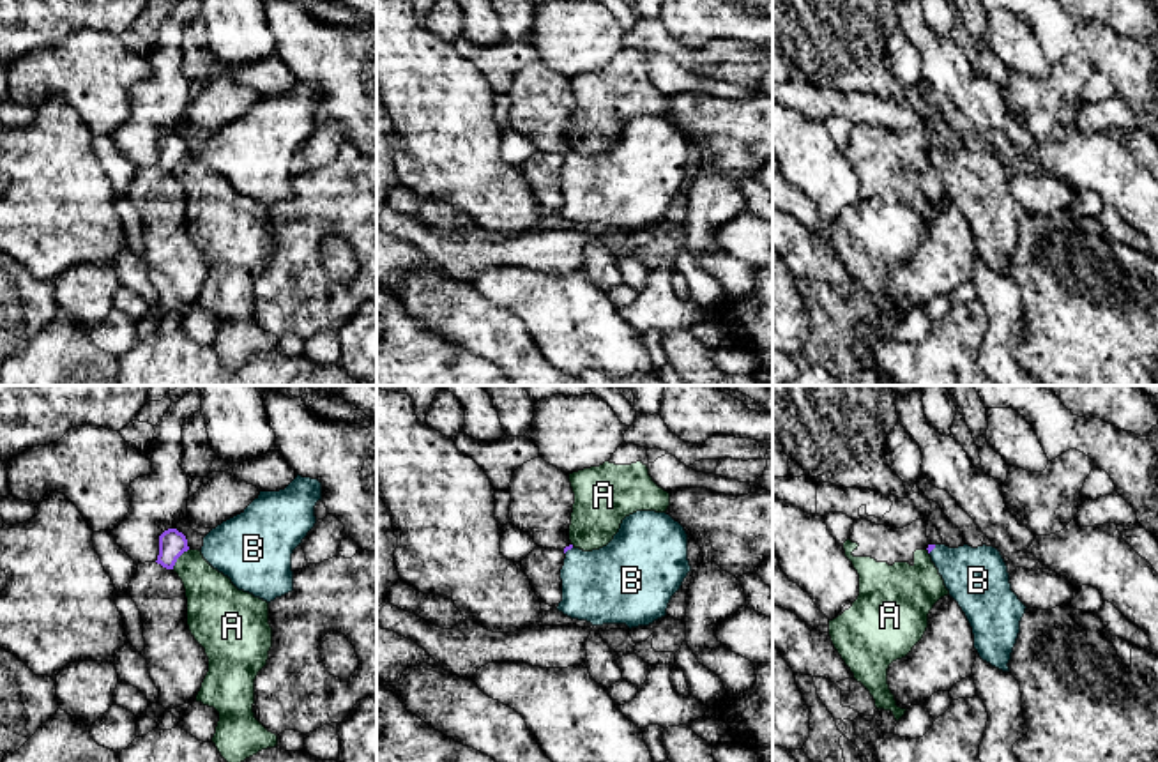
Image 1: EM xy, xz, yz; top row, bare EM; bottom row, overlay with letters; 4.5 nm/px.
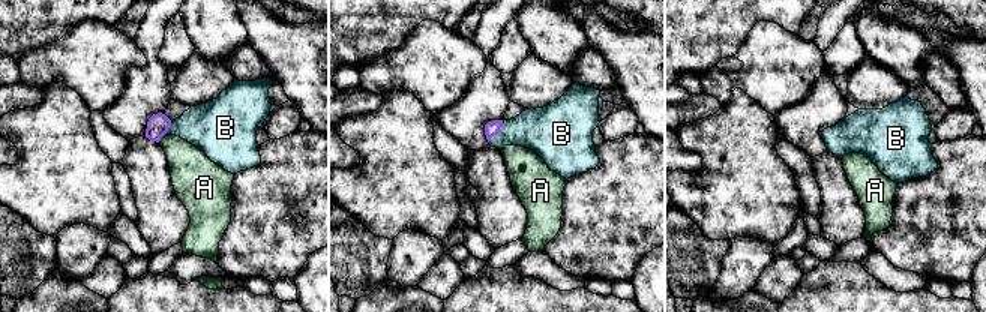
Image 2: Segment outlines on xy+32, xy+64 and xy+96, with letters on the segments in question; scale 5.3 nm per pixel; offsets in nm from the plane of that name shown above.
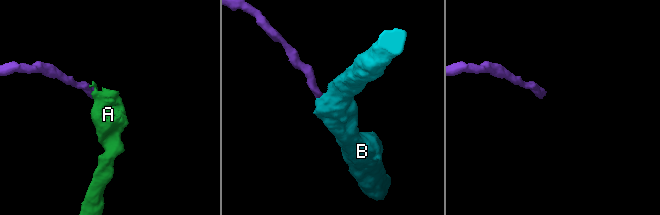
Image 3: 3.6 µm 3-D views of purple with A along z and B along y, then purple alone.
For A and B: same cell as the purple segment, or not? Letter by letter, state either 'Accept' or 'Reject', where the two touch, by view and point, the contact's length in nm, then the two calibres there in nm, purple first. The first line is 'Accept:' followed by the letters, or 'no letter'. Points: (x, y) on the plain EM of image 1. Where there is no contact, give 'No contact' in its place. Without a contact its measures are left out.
Accept: B
A: Reject. Touches purple at xy (177, 161). Shared border 120 nm. Thickness 130 nm (purple) against 240 nm
B: Accept. Touches purple at xz (568, 152). Shared border 50 nm. Thickness 20 nm (purple) against 340 nm

